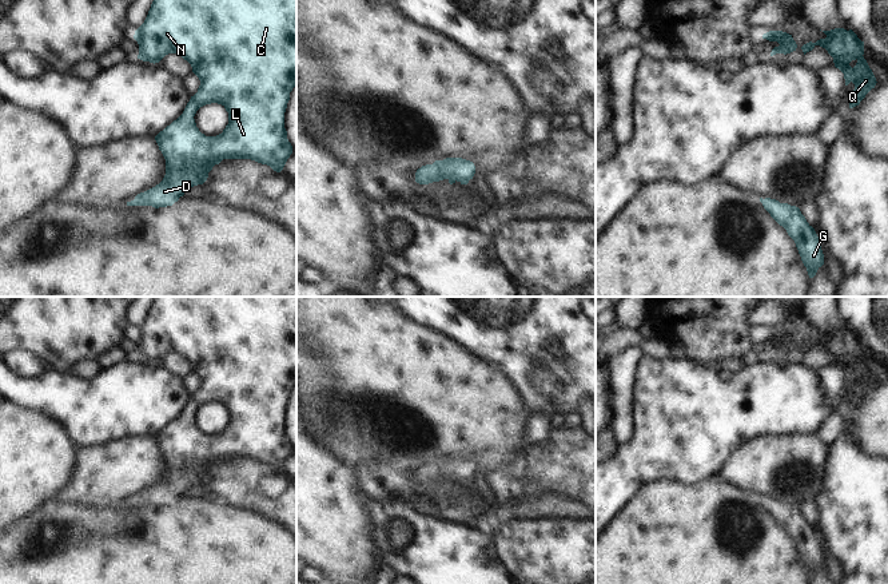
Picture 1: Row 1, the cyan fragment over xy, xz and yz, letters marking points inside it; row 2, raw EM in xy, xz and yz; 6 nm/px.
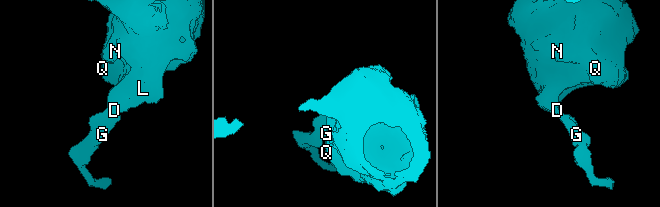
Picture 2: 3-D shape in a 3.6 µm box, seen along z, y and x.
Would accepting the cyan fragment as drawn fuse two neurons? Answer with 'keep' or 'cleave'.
keep

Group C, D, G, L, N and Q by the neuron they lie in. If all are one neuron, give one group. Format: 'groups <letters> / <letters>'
groups C D G L N Q

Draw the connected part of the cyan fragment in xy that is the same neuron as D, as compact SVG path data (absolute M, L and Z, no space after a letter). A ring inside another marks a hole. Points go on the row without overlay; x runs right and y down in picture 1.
M154 297L134 338L139 343L138 358L155 363L166 354L176 353L191 363L200 385L183 413L155 436L166 458L163 480L138 493L127 505L172 505L188 488L203 484L212 466L223 458L251 458L276 472L283 469L292 453L284 428L284 412L296 384L296 297ZM211 402L222 404L228 412L228 424L216 436L202 433L194 418L200 406Z

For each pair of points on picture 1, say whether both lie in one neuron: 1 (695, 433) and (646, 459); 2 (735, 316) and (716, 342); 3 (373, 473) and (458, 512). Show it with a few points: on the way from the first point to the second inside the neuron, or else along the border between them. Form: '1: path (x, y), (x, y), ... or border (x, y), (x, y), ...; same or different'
1: path (683, 433), (658, 451); same
2: path (728, 322), (716, 336); same
3: path (394, 483), (401, 487), (437, 493); same

